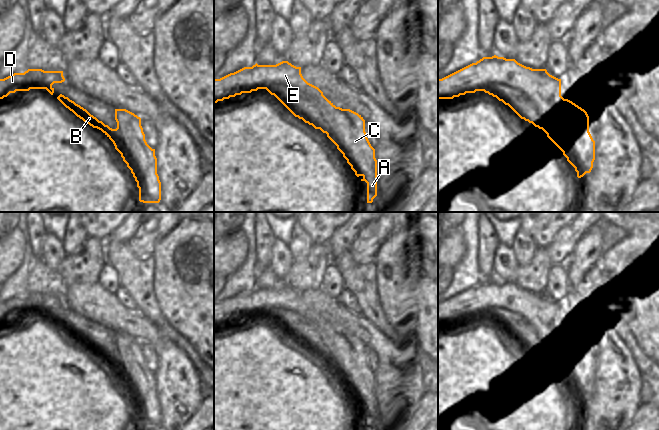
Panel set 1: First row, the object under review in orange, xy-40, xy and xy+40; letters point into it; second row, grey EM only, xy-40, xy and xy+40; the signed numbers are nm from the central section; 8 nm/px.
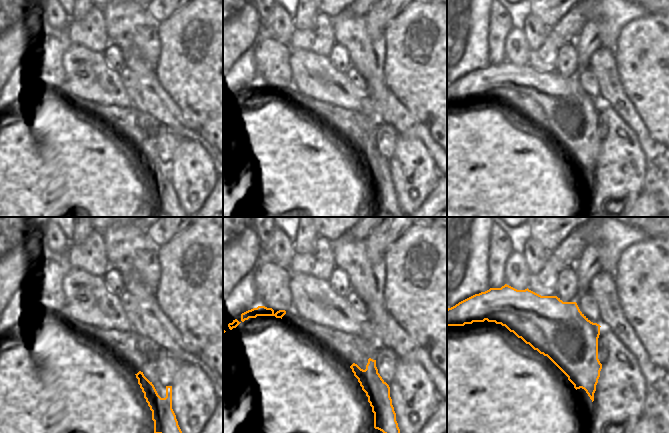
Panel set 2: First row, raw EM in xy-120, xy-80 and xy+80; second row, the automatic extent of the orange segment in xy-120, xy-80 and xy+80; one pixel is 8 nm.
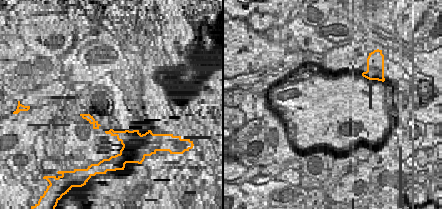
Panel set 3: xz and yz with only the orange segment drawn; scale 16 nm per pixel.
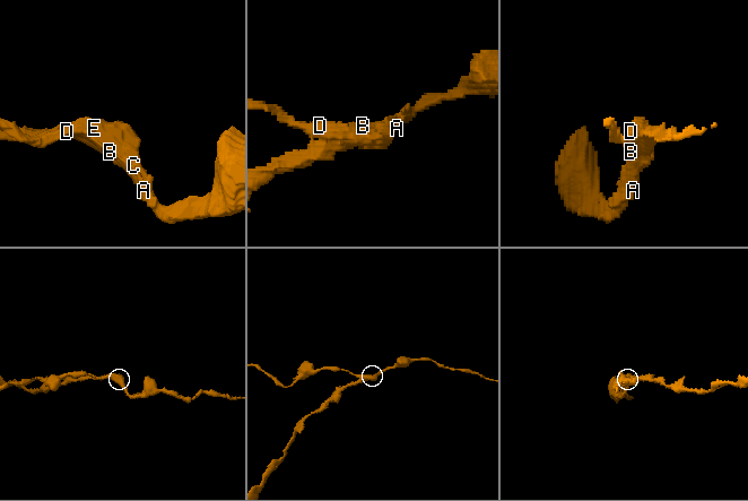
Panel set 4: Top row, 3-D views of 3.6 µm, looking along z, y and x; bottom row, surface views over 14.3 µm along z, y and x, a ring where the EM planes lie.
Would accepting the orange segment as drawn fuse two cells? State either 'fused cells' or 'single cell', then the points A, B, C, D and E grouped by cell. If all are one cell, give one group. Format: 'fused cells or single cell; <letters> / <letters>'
fused cells; A C D E / B

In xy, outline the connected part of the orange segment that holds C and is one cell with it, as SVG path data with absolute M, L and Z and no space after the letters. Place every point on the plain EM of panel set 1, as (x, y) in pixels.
M321 324L323 347L320 354L337 370L351 393L367 407L367 427L377 420L377 384L365 356L365 344L350 333Z

